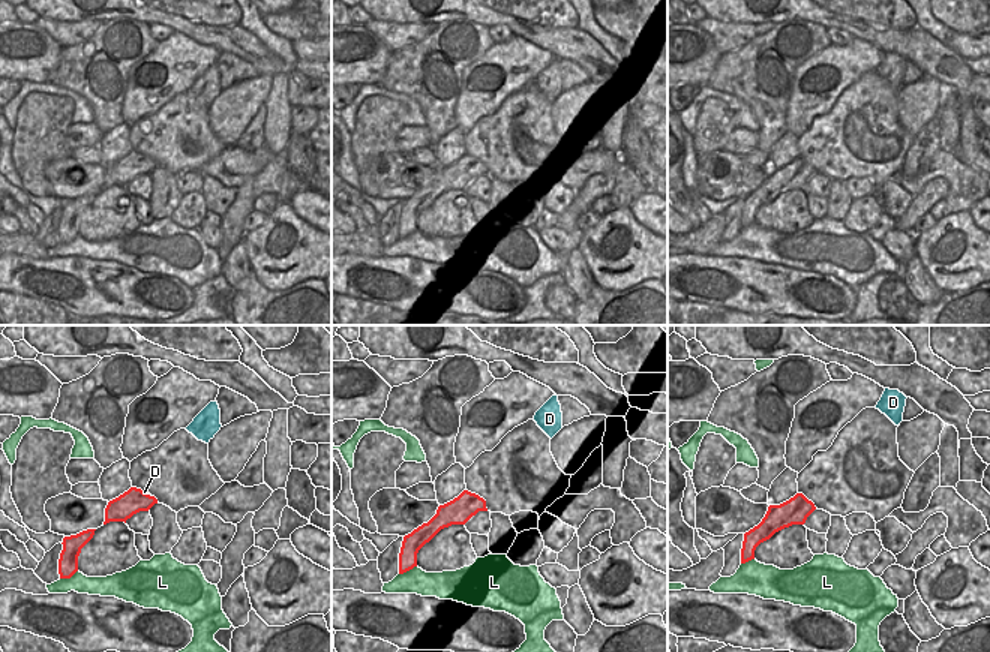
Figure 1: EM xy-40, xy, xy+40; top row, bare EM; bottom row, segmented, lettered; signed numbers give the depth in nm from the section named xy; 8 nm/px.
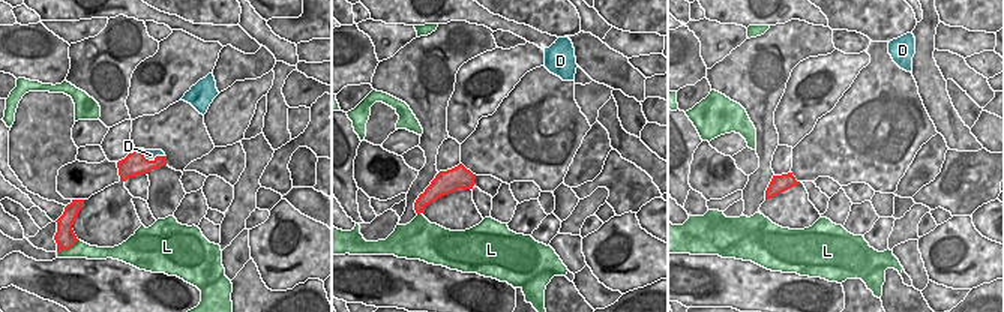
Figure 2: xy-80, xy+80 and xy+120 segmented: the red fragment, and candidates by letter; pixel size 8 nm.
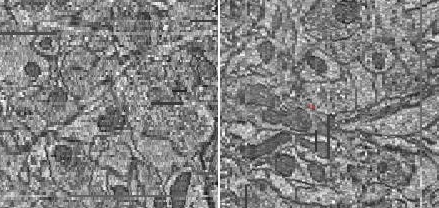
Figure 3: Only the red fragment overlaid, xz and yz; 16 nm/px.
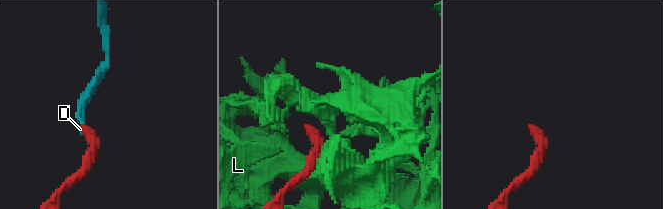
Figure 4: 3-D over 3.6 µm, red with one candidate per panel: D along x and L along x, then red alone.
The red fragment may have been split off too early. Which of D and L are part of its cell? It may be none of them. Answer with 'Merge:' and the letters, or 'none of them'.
Merge: D

